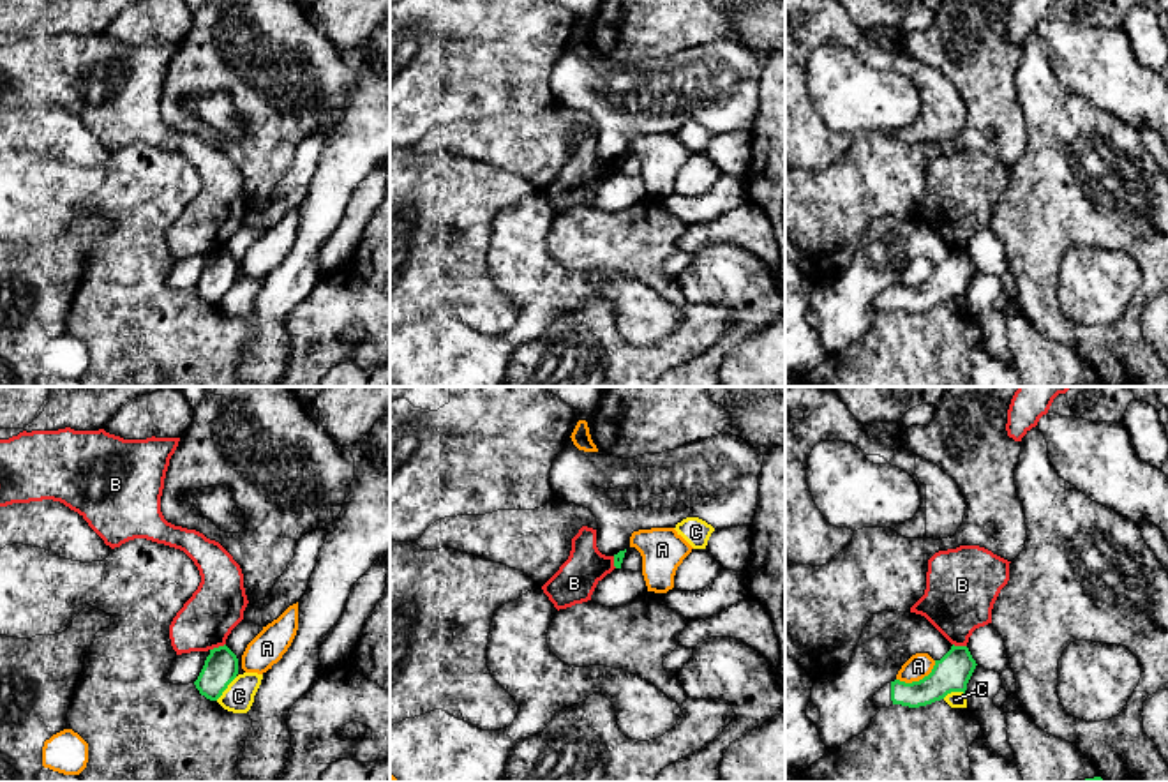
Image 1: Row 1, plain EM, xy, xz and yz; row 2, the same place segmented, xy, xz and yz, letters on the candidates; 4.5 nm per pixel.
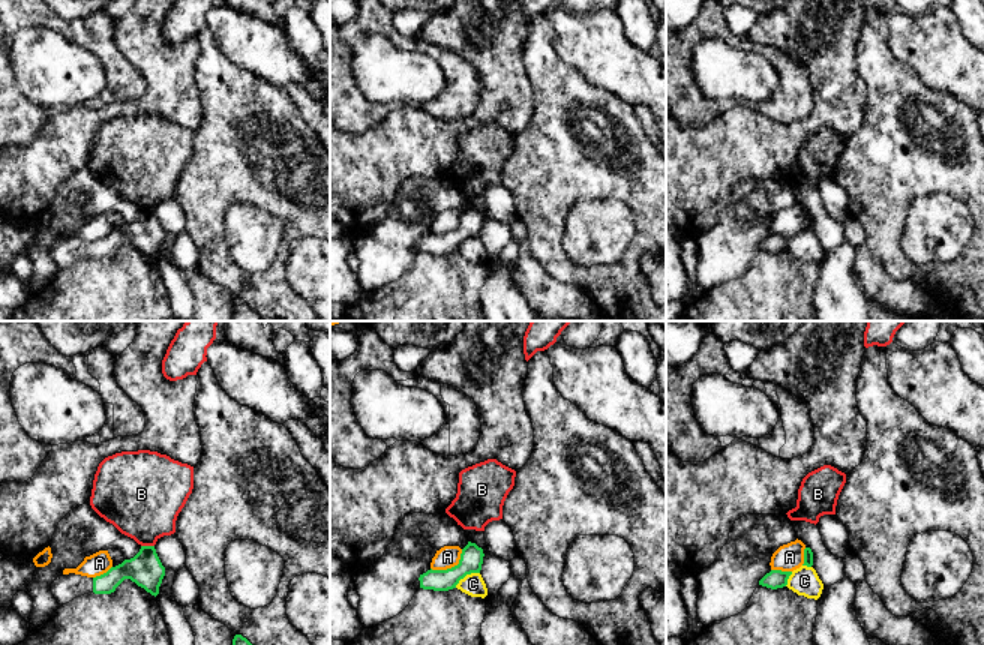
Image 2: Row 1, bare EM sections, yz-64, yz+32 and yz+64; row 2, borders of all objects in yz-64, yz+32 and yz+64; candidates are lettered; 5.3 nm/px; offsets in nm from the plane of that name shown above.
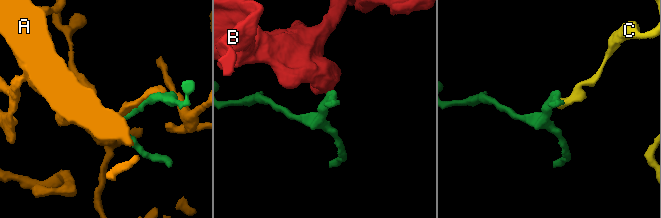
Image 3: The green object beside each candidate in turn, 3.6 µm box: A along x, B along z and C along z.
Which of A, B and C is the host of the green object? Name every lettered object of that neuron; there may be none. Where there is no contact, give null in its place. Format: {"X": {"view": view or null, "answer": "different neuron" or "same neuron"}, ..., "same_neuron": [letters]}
{"A": {"view": "yz", "answer": "different neuron"}, "B": {"view": "xy", "answer": "different neuron"}, "C": {"view": "xy", "answer": "different neuron"}, "same_neuron": []}

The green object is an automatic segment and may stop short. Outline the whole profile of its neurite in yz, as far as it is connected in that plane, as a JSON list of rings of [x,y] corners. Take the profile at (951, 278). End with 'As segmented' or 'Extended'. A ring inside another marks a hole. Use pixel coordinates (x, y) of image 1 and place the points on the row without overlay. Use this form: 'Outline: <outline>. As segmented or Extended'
Outline: [[[953,249],[940,265],[935,265],[928,281],[912,288],[900,284],[886,288],[875,297],[873,309],[877,312],[889,312],[893,309],[919,312],[940,305],[951,297],[965,298],[976,270],[967,251]]]. Extended

